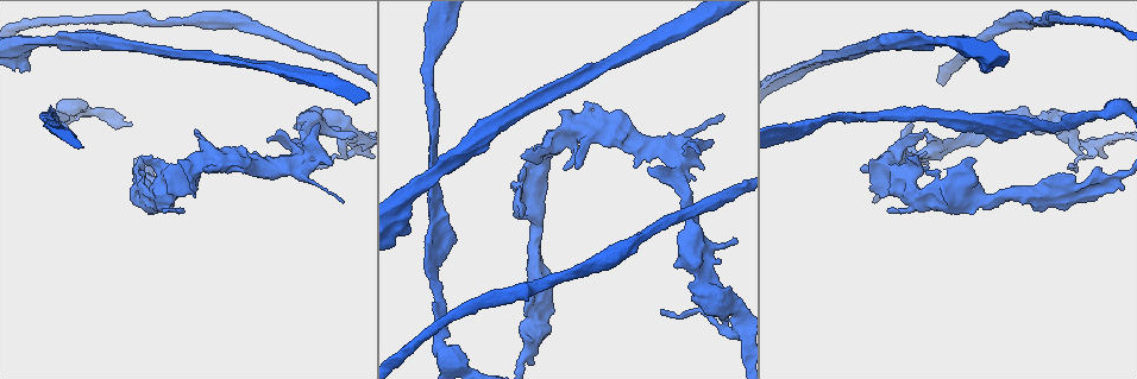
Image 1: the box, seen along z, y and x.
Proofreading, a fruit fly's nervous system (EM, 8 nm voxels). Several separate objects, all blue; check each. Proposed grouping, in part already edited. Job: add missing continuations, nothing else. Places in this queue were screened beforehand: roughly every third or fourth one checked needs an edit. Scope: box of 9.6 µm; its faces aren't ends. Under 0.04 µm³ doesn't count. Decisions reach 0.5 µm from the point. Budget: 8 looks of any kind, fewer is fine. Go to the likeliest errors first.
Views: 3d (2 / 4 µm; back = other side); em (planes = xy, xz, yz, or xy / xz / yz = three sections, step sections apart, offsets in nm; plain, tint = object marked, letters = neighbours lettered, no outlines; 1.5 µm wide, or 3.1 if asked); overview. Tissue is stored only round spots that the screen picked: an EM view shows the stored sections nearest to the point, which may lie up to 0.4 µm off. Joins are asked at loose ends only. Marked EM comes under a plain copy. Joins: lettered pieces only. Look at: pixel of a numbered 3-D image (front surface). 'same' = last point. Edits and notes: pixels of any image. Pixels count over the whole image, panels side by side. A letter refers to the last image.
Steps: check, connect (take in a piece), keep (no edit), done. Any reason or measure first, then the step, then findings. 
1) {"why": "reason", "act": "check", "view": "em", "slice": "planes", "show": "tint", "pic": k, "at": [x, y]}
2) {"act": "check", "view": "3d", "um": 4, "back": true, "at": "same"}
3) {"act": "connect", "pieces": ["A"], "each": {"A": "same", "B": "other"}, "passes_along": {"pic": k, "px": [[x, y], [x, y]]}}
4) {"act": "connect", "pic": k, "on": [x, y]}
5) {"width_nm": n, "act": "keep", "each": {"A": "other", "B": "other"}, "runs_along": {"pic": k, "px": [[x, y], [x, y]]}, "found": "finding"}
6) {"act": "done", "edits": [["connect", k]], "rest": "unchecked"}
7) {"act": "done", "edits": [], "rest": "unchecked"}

{"why": "an open end", "act": "check", "view": "em", "slice": "yz", "step": 4, "show": "letters", "pic": 1, "at": [147, 173]}

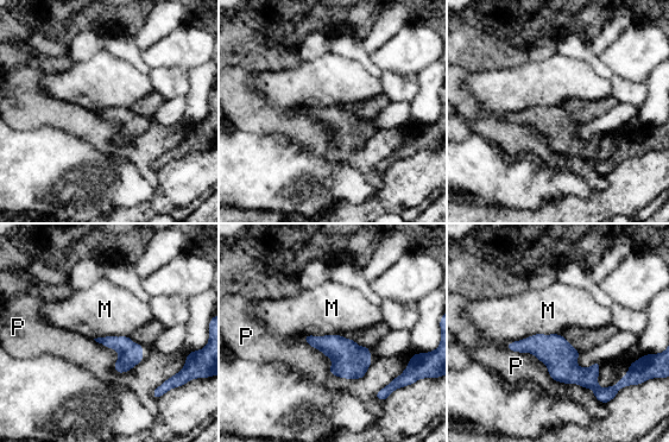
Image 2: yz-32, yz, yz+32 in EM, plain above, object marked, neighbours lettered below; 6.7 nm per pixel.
{"act": "keep", "each": {"M": "other", "P": "other"}, "border": {"pic": 2, "px": [[559, 333], [531, 334], [507, 343]]}, "found": "no lettered piece goes on from it"}

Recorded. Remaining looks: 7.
{"why": "thick end", "act": "check", "view": "3d", "um": 4, "pic": 1, "at": [991, 69]}

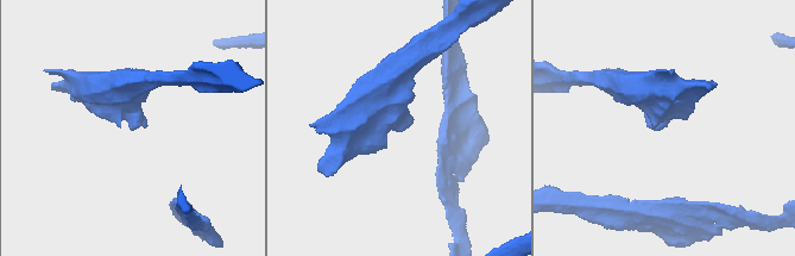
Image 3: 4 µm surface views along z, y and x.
{"why": "now the EM", "act": "check", "view": "em", "slice": "planes", "show": "letters", "pic": 3, "at": [410, 120]}

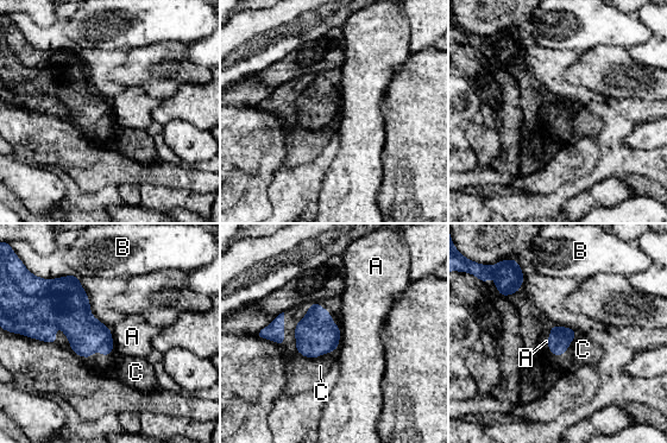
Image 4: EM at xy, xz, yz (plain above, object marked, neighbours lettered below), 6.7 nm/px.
{"act": "connect", "pieces": ["C"], "each": {"A": "other", "B": "other", "C": "same"}, "found": "it goes on there"}

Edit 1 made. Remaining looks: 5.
{"act": "check", "view": "overview"}

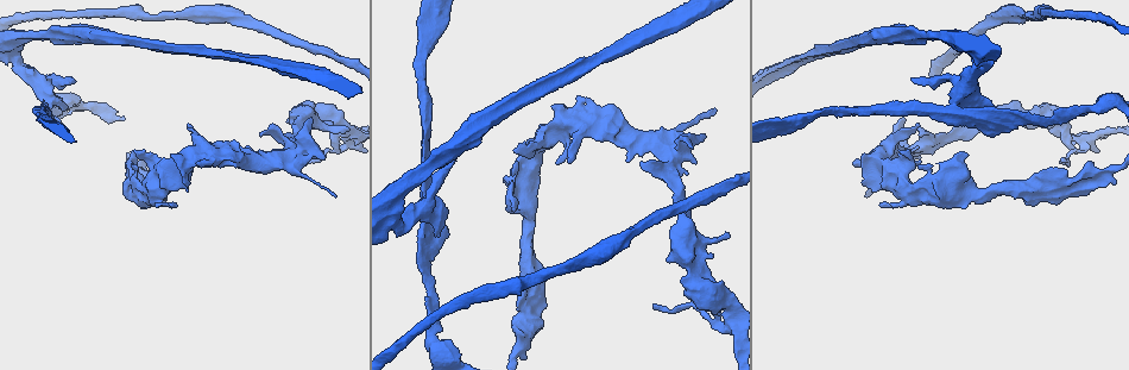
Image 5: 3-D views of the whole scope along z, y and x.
{"why": "an open end", "act": "check", "view": "em", "slice": "planes", "show": "letters", "pic": 5, "at": [348, 130]}

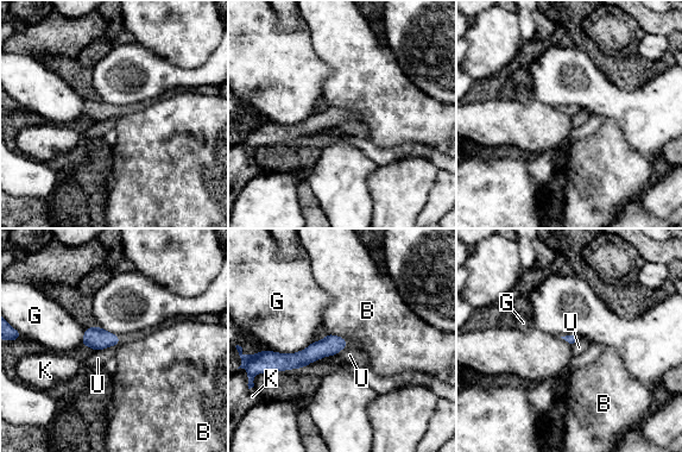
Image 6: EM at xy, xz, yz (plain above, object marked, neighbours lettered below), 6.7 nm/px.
{"longest_contact_nm": ["G", 320], "act": "keep", "each": {"B": "other", "G": "other", "K": "other", "U": "other"}, "found": "none of them fits"}

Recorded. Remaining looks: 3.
{"act": "done", "edits": [["connect", 4]], "rest": "unchecked"}

